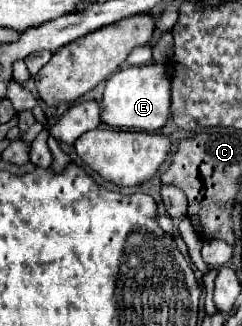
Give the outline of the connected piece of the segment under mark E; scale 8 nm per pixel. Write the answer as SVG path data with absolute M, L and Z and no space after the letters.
M165 64L127 66L105 82L101 96L101 122L111 128L129 128L141 132L157 132L165 126L169 116L169 76Z

